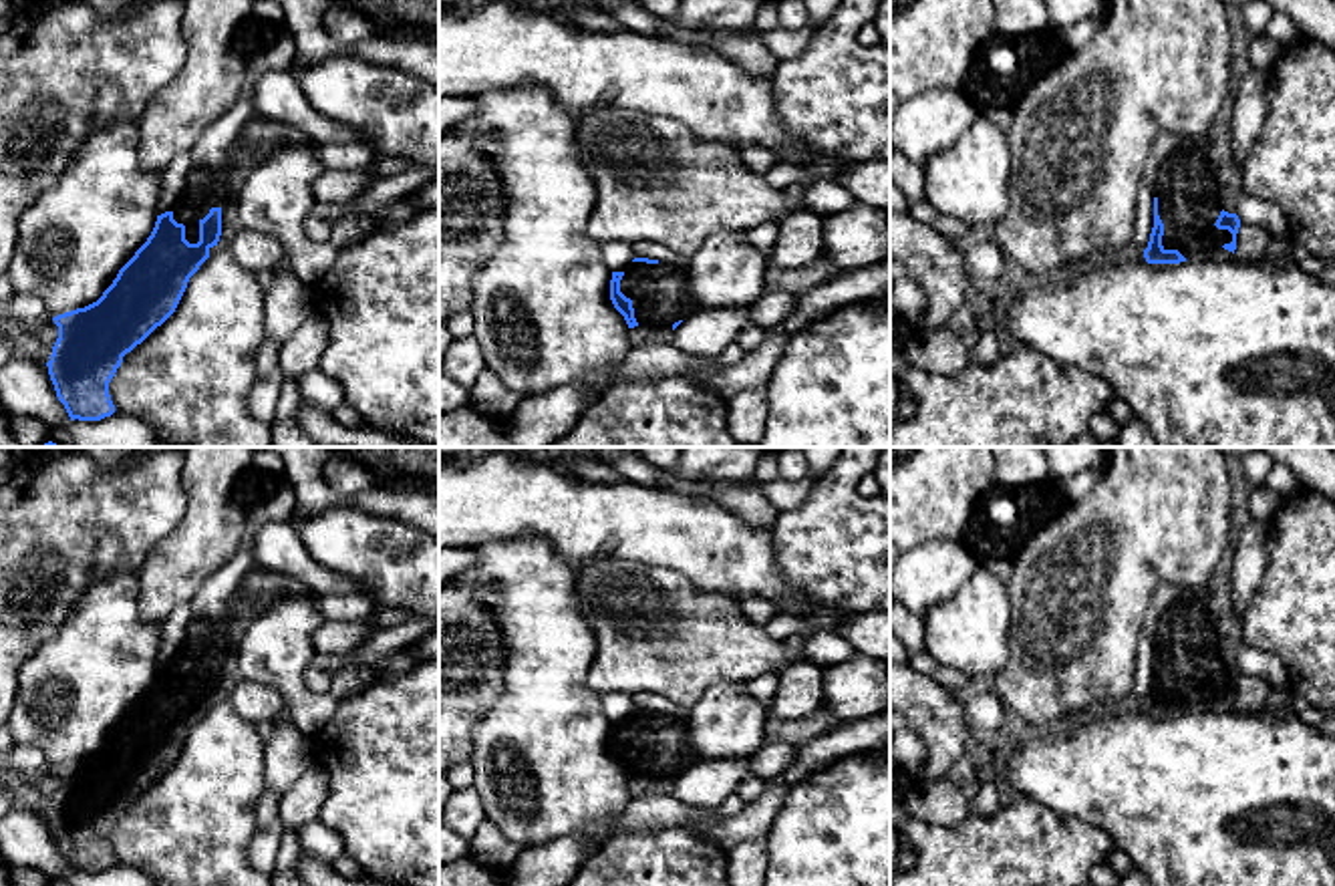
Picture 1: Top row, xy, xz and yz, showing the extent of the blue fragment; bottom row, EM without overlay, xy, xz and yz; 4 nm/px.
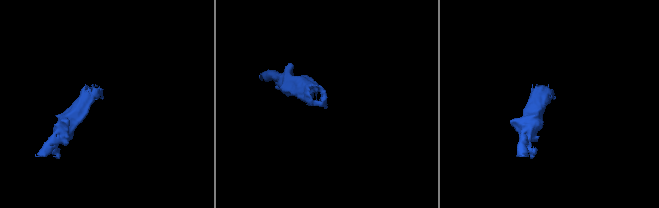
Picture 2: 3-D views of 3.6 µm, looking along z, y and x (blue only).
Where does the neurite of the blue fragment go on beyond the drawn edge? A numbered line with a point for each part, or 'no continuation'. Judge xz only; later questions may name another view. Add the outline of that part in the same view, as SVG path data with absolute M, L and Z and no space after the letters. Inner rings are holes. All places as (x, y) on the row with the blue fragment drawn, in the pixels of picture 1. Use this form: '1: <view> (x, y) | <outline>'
1: xz (659, 292) | M632 262L620 280L620 292L632 300L638 324L673 328L697 310L687 272L675 264Z

